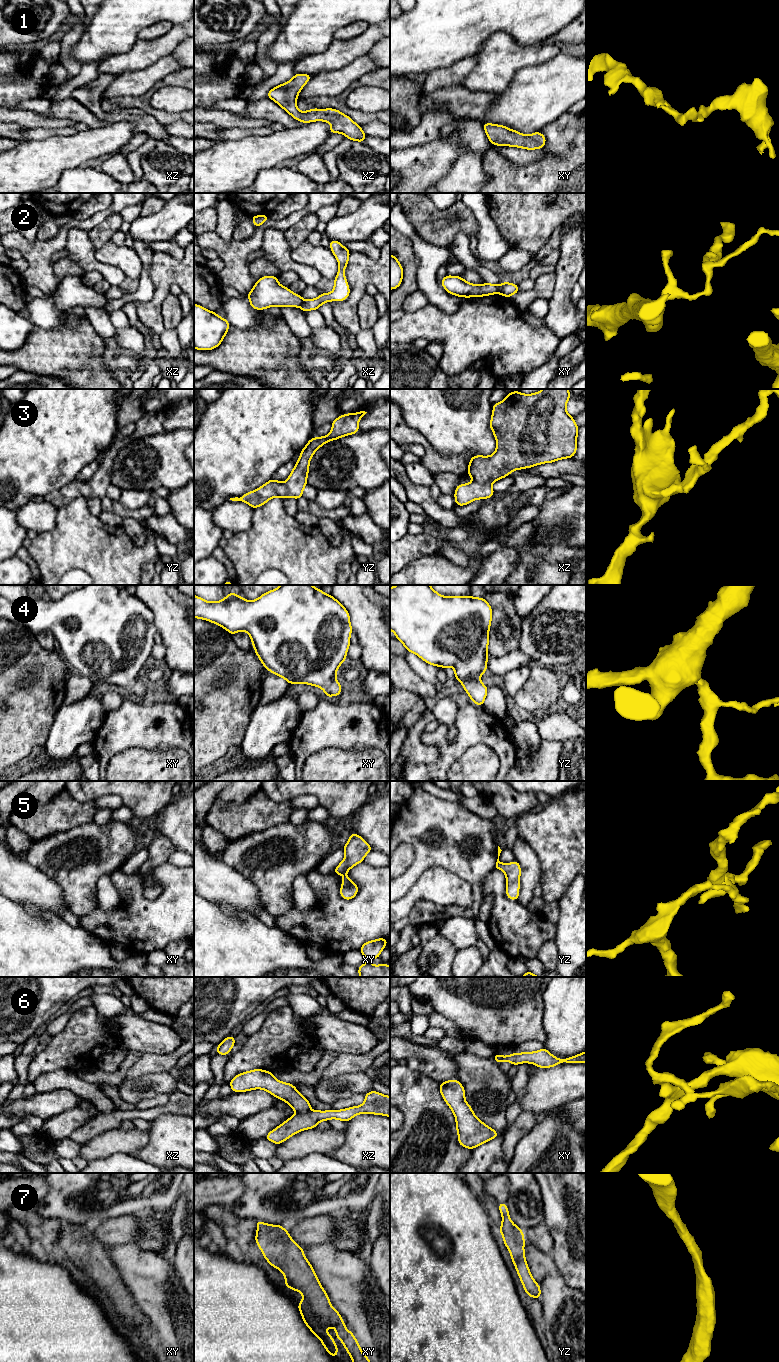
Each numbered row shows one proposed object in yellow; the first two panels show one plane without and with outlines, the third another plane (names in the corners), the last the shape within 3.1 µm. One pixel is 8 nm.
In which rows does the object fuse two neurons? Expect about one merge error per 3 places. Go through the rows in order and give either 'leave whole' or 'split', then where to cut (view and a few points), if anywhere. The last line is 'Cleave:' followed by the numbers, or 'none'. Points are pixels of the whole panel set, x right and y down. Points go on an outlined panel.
1: leave whole | no cut
2: split | xy (500, 285), (497, 292)
3: leave whole | no cut
4: leave whole | no cut
5: leave whole | no cut
6: split | xz (308, 1111), (297, 1114)
7: leave whole | no cut
Cleave: 2, 6

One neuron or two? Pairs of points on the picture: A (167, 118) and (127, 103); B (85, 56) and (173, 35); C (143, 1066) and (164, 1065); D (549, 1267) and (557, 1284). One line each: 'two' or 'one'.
A: one
B: two
C: one
D: two

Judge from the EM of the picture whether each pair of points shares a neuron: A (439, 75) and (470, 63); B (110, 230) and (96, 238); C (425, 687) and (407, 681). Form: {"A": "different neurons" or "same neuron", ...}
{"A": "same neuron", "B": "same neuron", "C": "same neuron"}

